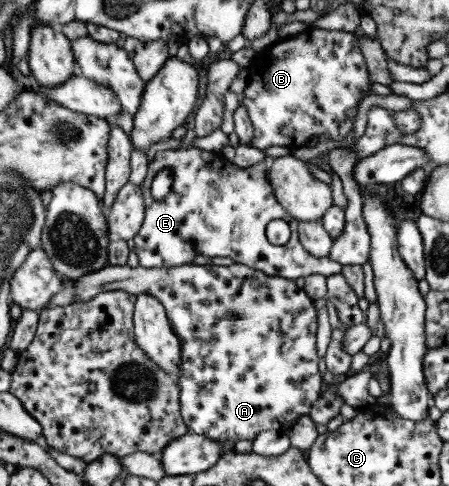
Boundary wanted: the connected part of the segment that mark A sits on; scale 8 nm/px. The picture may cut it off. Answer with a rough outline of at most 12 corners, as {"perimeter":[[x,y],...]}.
{"perimeter":[[105,265],[180,344],[187,432],[249,443],[319,397],[313,300],[249,266]]}

